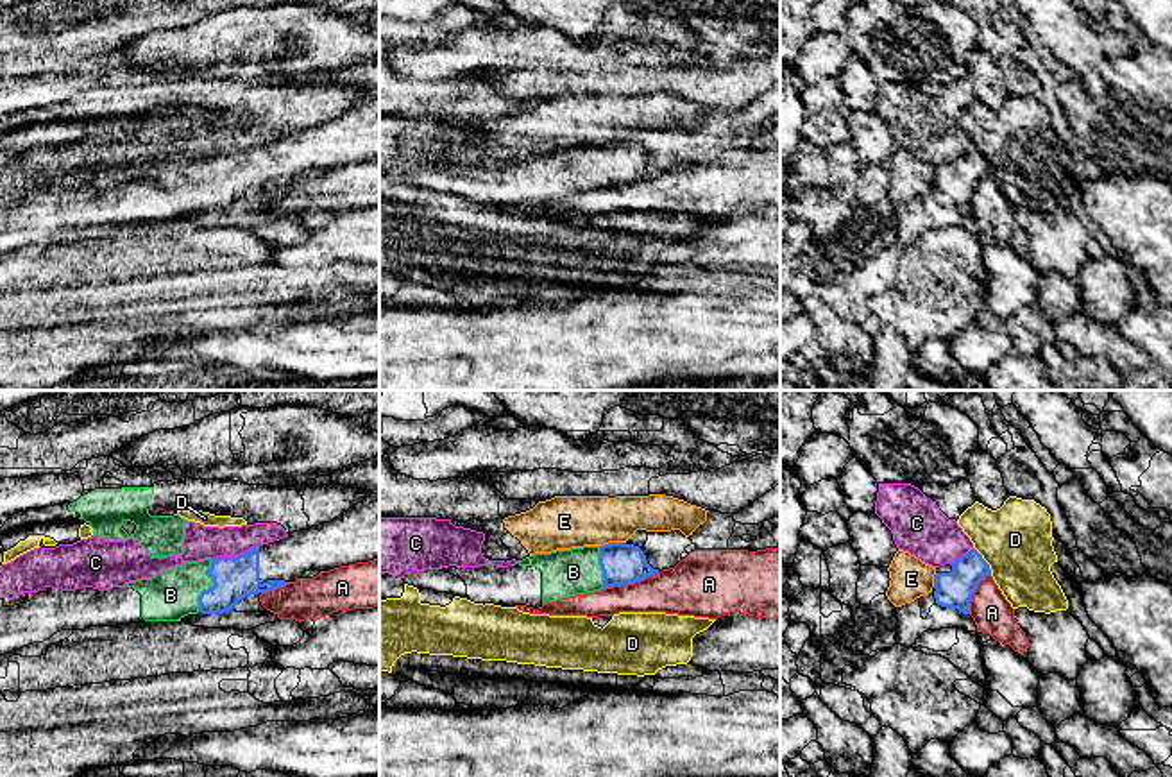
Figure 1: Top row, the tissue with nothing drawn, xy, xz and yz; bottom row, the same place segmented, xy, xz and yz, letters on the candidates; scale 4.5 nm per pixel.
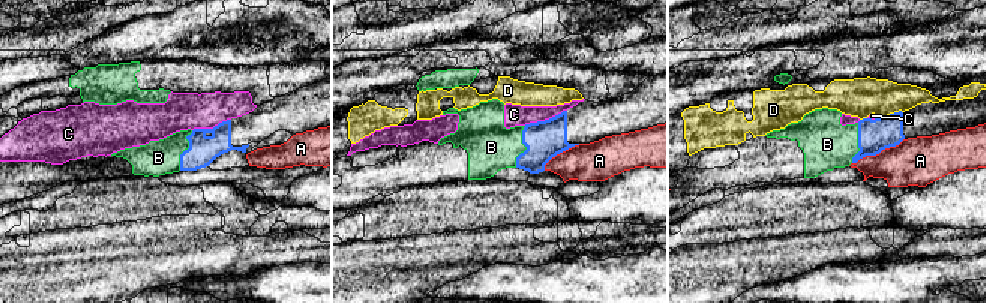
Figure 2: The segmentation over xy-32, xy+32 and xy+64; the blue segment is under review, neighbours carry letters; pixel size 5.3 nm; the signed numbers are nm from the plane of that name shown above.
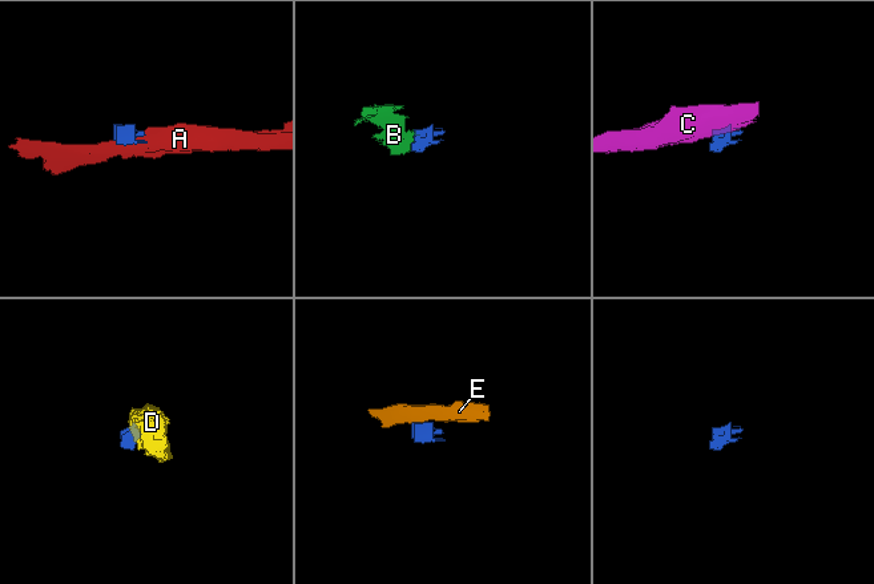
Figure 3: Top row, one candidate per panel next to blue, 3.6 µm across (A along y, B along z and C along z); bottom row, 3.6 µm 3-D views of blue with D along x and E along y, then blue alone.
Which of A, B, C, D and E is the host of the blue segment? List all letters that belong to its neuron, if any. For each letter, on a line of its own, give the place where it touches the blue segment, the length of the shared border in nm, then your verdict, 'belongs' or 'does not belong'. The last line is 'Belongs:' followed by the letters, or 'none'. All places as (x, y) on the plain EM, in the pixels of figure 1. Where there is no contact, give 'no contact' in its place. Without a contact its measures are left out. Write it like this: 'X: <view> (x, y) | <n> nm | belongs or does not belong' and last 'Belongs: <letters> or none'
A: xz (630, 181) | 260 nm | does not belong
B: xy (210, 187) | 240 nm | belongs
C: xy (235, 156) | 220 nm | does not belong
D: yz (985, 160) | 140 nm | does not belong
E: xz (612, 142) | 120 nm | does not belong
Belongs: B

